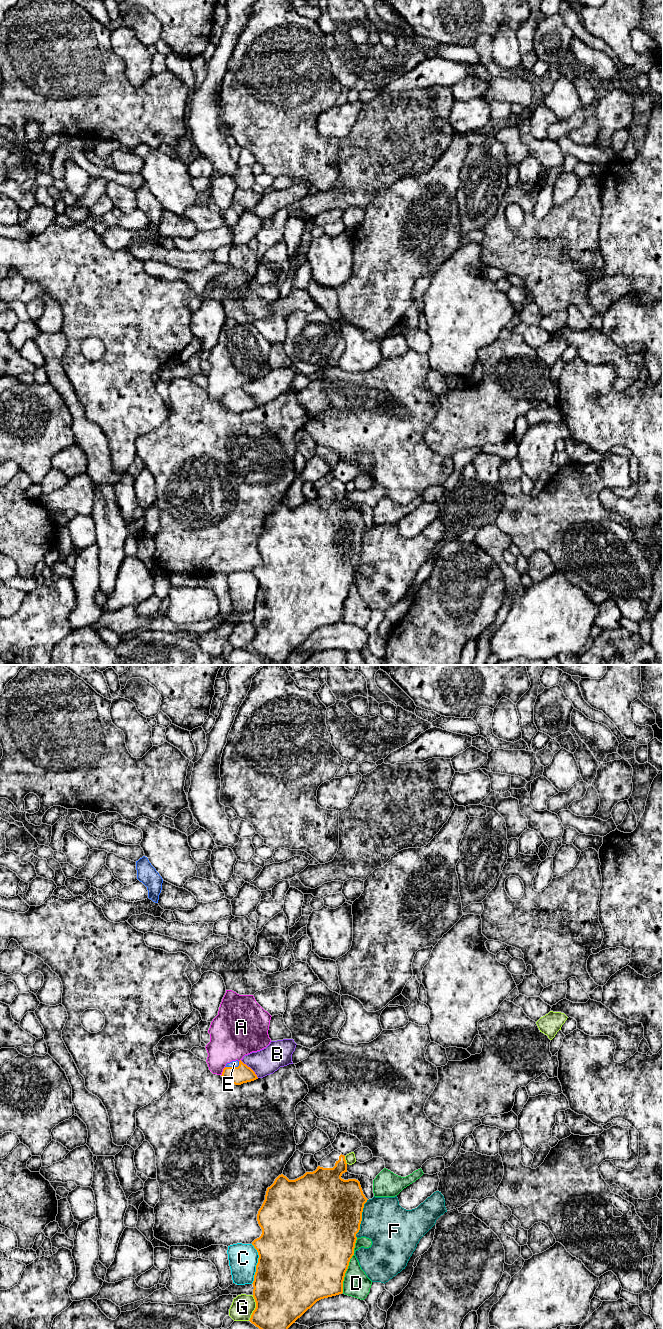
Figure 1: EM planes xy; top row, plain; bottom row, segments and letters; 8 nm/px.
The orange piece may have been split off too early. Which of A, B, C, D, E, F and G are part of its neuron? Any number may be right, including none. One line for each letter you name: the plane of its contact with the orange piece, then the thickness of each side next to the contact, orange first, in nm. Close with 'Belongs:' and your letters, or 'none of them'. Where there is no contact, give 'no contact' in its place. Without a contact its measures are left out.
E: contact in xy; calibres 140 and 50 nm
Belongs: E

